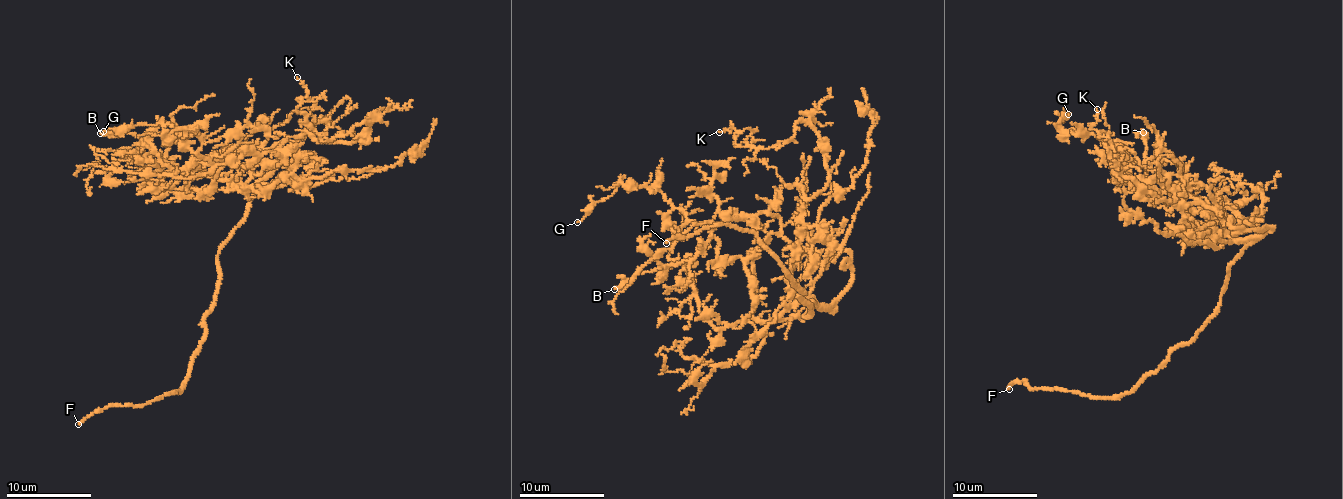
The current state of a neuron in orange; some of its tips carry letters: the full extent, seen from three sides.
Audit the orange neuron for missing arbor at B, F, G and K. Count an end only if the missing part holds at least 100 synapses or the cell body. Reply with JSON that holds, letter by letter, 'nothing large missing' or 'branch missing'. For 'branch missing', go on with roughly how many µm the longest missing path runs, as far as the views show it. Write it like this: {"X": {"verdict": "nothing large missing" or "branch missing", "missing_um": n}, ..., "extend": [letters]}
{"B": {"verdict": "nothing large missing"}, "F": {"verdict": "branch missing", "missing_um": 15}, "G": {"verdict": "nothing large missing"}, "K": {"verdict": "nothing large missing"}, "extend": ["F"]}

